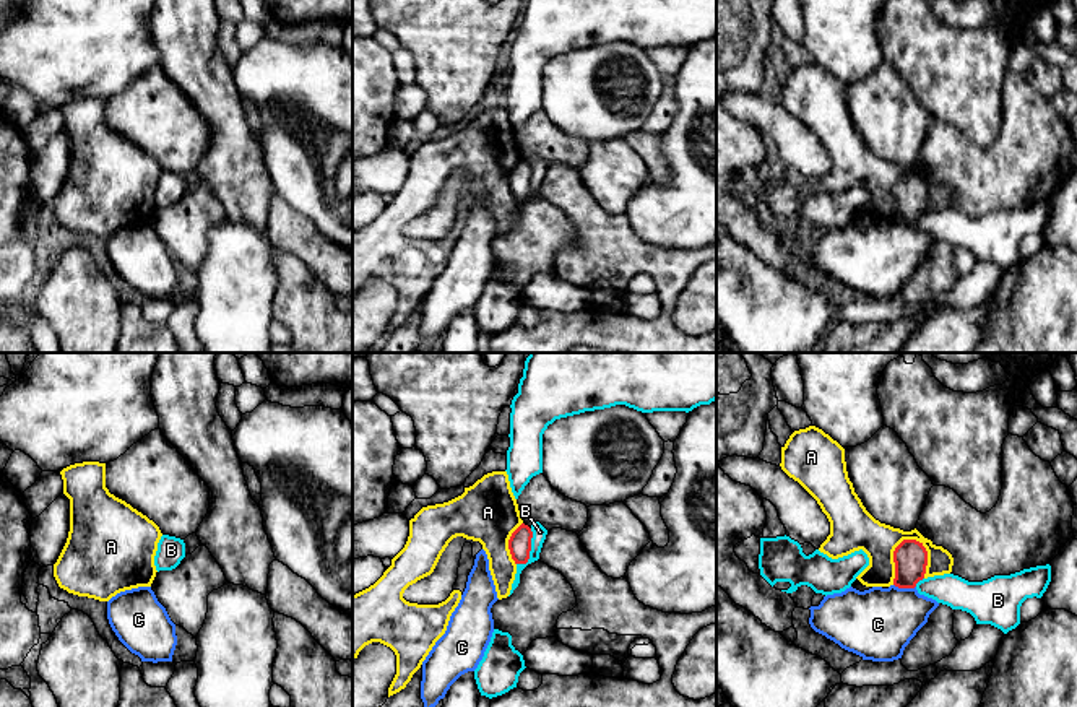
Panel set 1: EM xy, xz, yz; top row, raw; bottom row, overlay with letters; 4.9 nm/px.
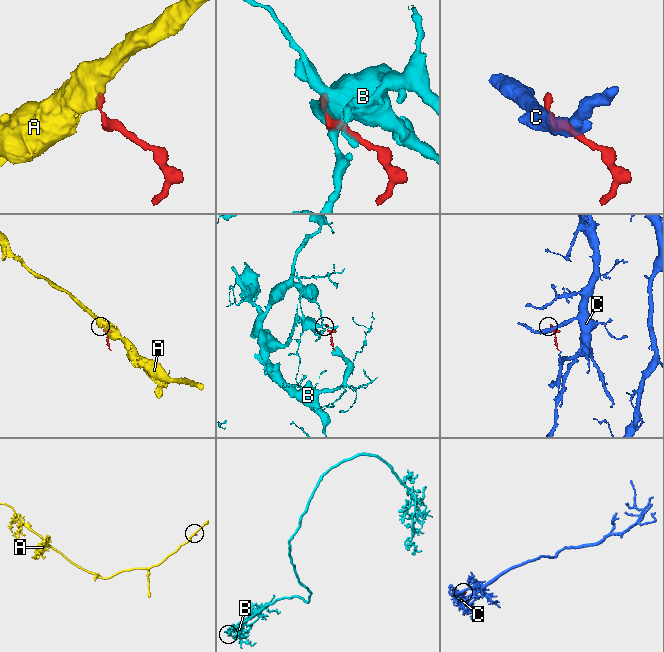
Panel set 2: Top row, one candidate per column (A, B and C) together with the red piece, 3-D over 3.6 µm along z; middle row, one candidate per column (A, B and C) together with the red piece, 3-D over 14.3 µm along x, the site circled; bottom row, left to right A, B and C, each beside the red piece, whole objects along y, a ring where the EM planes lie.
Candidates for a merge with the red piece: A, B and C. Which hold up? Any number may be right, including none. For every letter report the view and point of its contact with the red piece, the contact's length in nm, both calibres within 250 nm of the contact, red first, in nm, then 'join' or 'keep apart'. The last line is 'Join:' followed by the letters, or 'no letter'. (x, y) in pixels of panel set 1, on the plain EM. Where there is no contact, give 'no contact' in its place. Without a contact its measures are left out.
A: yz (894, 189) | 260 nm | 170/220 nm | keep apart
B: xz (530, 186) | 200 nm | 110/70 nm | keep apart
C: yz (905, 223) | 110 nm | 170/360 nm | keep apart
Join: no letter

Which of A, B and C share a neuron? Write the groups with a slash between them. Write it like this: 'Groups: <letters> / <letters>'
Groups: A / B / C

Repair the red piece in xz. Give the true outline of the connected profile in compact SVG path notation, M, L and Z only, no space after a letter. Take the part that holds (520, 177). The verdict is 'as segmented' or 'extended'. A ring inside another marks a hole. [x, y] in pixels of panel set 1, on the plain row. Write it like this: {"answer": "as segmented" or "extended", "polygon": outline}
{"answer": "as segmented", "polygon": "M521 159L508 176L508 185L515 200L526 200L531 187L533 167L528 161Z"}

